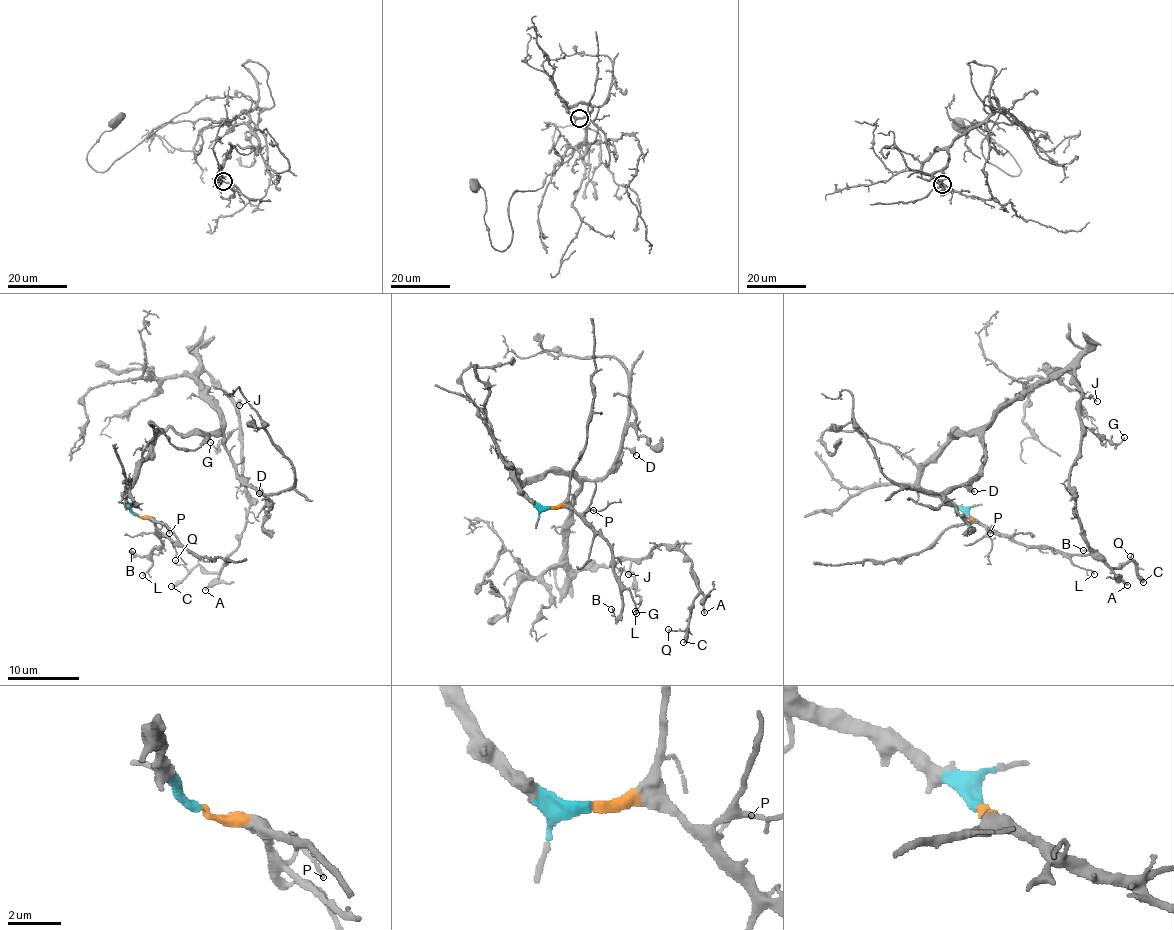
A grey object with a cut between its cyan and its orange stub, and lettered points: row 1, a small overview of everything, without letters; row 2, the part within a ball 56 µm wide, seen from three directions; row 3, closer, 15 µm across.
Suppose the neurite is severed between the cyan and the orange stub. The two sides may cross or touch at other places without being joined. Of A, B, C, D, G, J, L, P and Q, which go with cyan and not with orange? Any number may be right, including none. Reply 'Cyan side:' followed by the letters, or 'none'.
Cyan side: A, C, D, G, J, Q

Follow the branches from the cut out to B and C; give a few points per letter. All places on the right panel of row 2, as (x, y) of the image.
B: (969, 516), (1027, 546), (1052, 548), (1065, 553), (1091, 552), (1082, 550)
C: (969, 516), (925, 493), (926, 458), (1074, 369), (1080, 533), (1143, 581)

